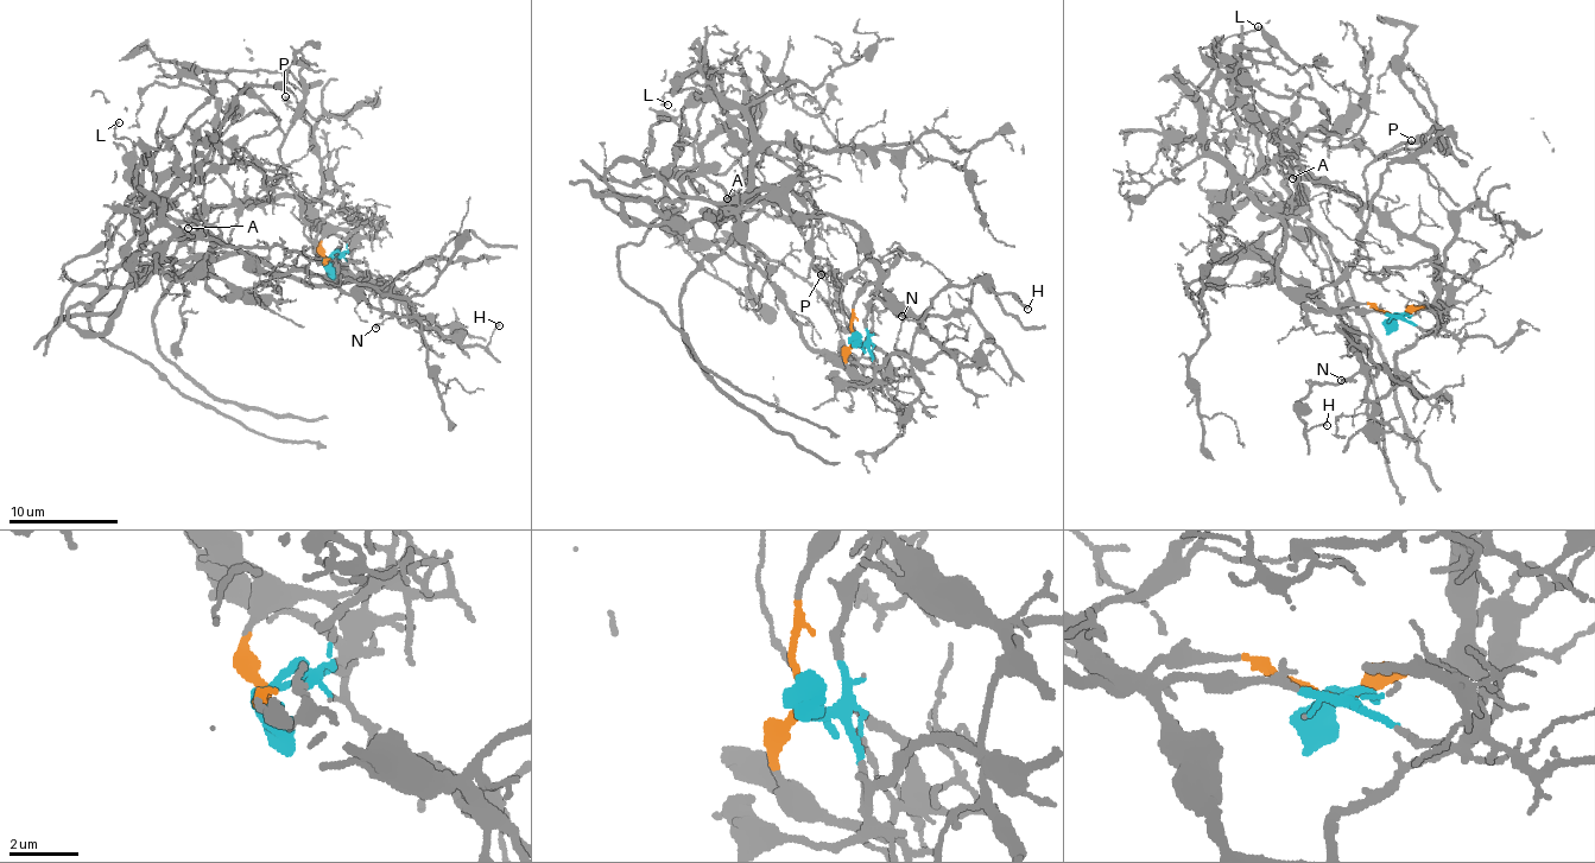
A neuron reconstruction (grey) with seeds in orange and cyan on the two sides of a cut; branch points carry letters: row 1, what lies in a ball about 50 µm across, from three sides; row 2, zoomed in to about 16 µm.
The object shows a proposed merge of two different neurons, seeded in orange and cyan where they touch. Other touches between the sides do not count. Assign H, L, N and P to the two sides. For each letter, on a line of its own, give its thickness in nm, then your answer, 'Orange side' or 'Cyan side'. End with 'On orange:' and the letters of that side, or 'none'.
H: Thickness 120 nm. Cyan side
L: Thickness 150 nm. Orange side
N: Thickness 180 nm. Cyan side
P: Thickness 160 nm. Orange side
On orange: L, P

